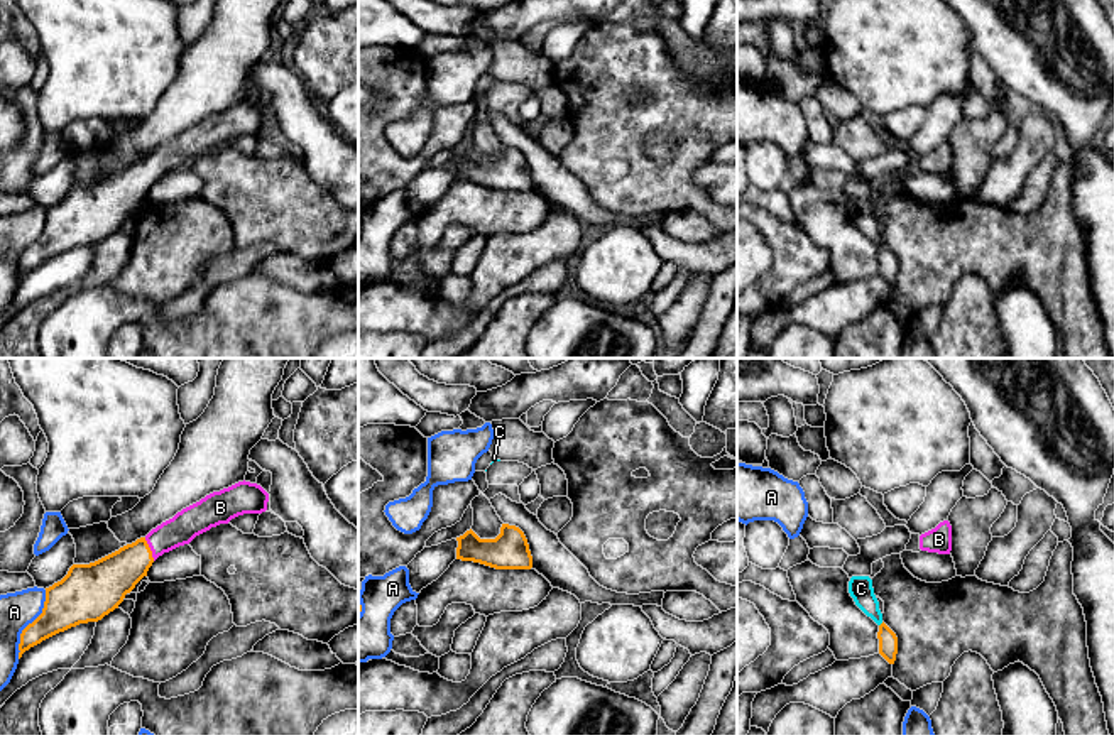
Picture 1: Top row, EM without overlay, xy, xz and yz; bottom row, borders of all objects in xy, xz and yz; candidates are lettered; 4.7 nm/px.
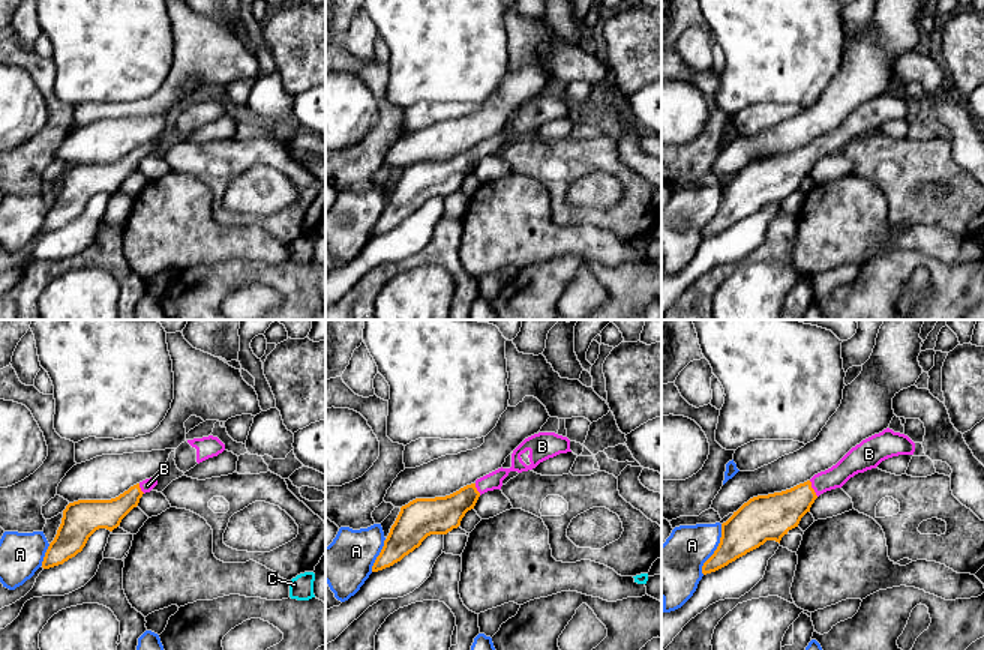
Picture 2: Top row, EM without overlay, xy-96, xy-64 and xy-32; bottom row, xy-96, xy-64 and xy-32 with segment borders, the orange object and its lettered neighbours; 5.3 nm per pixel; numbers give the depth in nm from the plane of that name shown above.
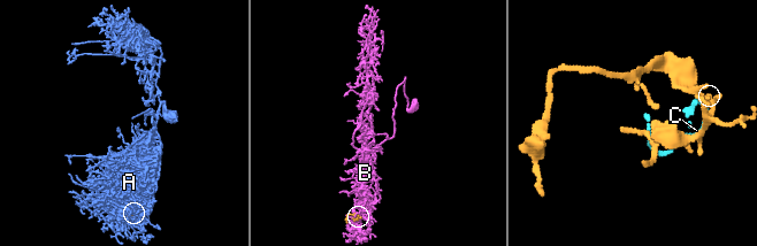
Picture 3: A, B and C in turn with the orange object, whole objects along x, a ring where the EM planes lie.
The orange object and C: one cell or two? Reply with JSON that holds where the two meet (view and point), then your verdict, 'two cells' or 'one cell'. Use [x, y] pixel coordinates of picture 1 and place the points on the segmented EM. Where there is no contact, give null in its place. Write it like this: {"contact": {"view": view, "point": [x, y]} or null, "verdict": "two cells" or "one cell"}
{"contact": {"view": "yz", "point": [881, 624]}, "verdict": "two cells"}

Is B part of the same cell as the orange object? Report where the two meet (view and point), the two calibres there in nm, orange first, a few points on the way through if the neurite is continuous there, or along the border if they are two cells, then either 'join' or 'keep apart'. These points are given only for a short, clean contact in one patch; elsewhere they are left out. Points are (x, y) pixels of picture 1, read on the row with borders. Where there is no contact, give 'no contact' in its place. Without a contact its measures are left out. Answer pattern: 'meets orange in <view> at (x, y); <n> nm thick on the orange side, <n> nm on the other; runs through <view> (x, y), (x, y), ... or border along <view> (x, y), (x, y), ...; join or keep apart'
meets orange in xy at (149, 549); 220 nm thick on the orange side, 150 nm on the other; runs through xy (109, 580), (149, 549), (185, 526); join

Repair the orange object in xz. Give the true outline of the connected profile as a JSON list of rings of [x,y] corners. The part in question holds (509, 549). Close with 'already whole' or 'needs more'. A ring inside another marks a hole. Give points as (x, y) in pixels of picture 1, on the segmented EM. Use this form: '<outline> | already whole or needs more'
[[[502,524],[495,539],[480,539],[470,529],[456,541],[456,559],[480,563],[495,569],[532,568],[527,539],[516,525]]] | already whole

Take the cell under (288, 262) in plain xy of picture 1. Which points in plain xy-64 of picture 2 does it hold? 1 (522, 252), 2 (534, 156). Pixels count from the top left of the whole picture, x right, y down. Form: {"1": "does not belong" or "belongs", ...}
{"1": "belongs", "2": "does not belong"}

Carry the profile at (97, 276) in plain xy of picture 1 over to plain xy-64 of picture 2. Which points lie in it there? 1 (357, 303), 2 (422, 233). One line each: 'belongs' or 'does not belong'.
1: belongs
2: does not belong

